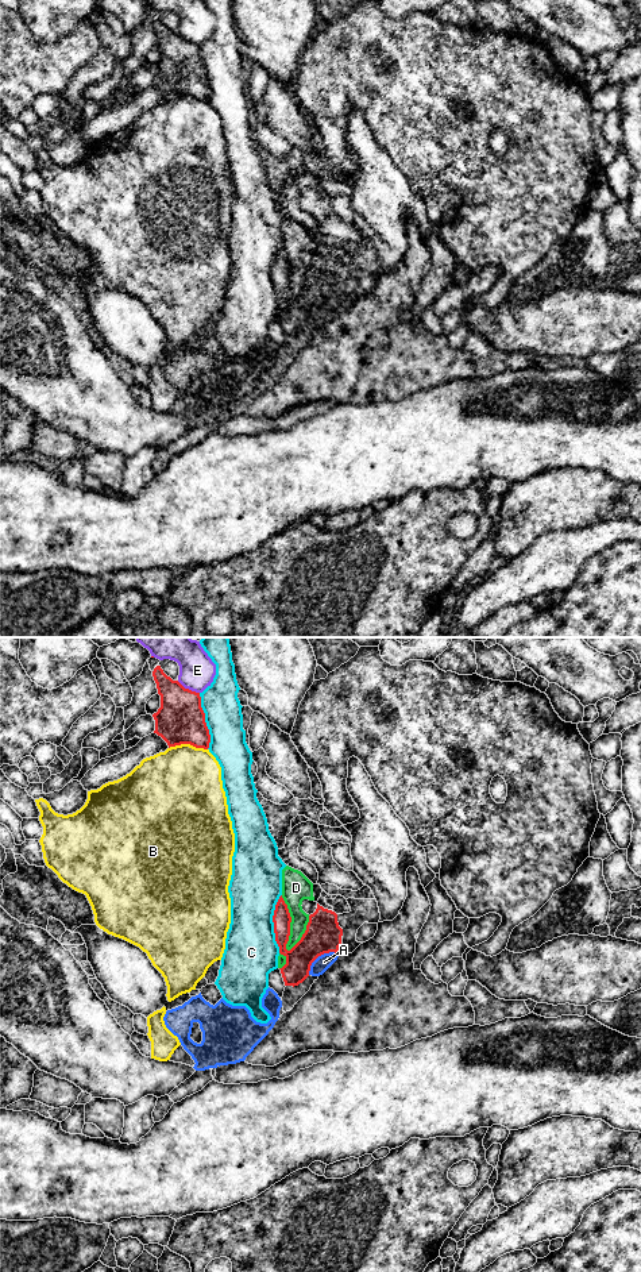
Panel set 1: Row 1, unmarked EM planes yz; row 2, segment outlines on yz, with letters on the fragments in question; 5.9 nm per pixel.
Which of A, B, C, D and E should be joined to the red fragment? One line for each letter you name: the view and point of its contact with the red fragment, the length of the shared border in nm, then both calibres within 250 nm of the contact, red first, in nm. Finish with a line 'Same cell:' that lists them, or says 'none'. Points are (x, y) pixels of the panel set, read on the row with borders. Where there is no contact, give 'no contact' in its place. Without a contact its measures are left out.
Same cell: none

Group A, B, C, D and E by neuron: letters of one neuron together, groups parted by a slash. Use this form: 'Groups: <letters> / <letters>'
Groups: A / B / C / D / E

